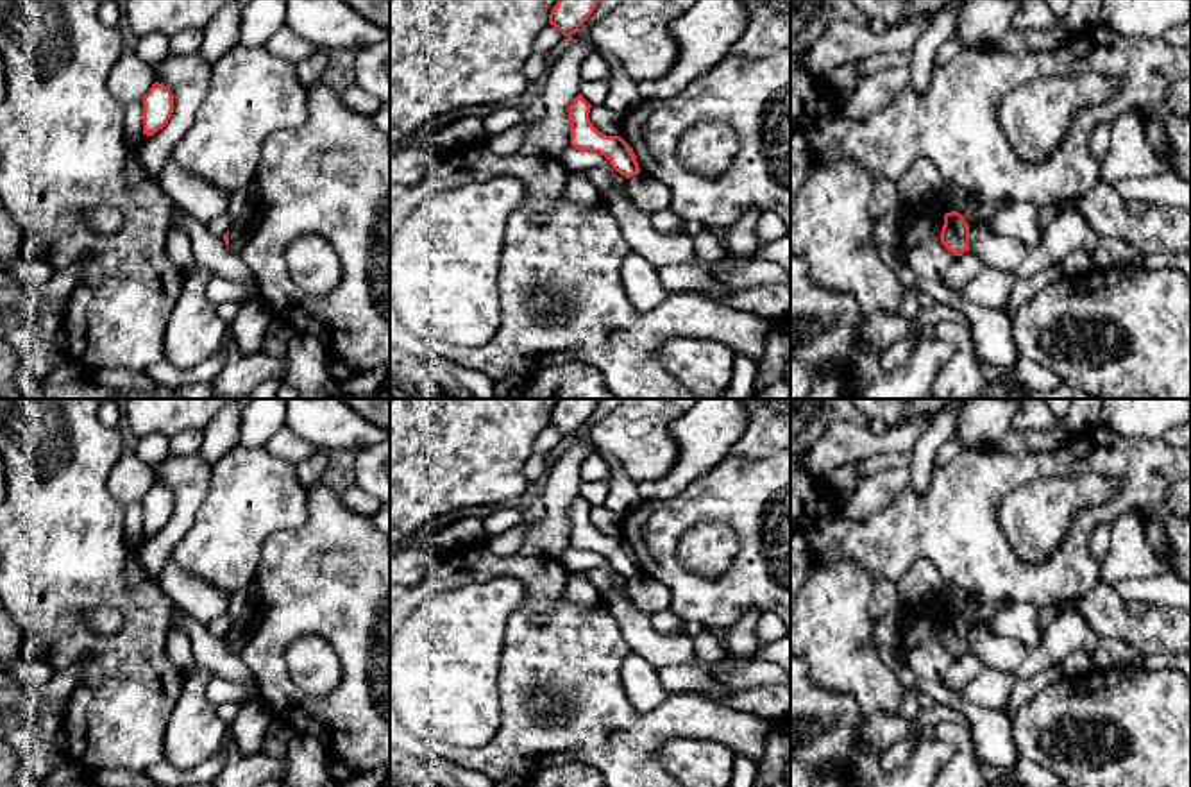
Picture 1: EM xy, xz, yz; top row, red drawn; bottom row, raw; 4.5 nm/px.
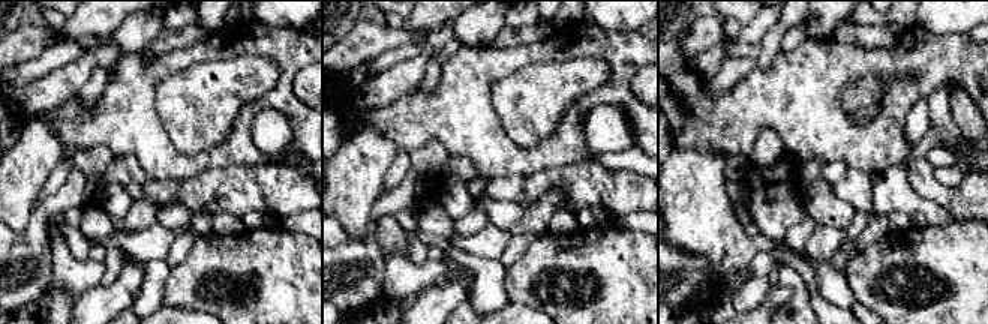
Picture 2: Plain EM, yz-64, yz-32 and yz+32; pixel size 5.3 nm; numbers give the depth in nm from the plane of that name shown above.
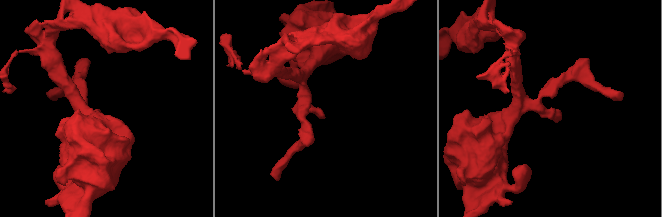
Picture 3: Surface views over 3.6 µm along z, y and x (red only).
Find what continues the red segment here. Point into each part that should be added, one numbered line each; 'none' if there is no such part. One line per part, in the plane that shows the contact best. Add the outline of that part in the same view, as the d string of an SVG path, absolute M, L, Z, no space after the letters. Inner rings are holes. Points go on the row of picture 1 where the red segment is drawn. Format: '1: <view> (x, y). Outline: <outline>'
none

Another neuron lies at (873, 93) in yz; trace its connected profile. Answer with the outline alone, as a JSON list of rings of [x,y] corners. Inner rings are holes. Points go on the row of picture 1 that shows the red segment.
[[[910,66],[889,68],[864,77],[855,91],[840,95],[840,113],[853,122],[867,120],[908,88],[910,77]]]

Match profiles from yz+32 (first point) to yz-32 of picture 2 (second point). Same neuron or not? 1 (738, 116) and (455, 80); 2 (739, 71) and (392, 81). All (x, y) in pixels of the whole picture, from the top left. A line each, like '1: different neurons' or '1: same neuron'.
1: same neuron
2: same neuron

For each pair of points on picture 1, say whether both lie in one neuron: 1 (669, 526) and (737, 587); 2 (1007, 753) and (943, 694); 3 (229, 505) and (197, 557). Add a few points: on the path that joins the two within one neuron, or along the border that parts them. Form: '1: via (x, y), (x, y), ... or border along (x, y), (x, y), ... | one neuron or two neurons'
1: via (669, 553), (669, 564), (692, 587), (710, 587) | one neuron
2: via (991, 736), (961, 705) | one neuron
3: via (229, 517), (229, 524), (210, 544) | one neuron

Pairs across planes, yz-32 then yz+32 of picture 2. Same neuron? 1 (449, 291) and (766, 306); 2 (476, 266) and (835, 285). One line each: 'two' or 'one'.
1: one
2: one

